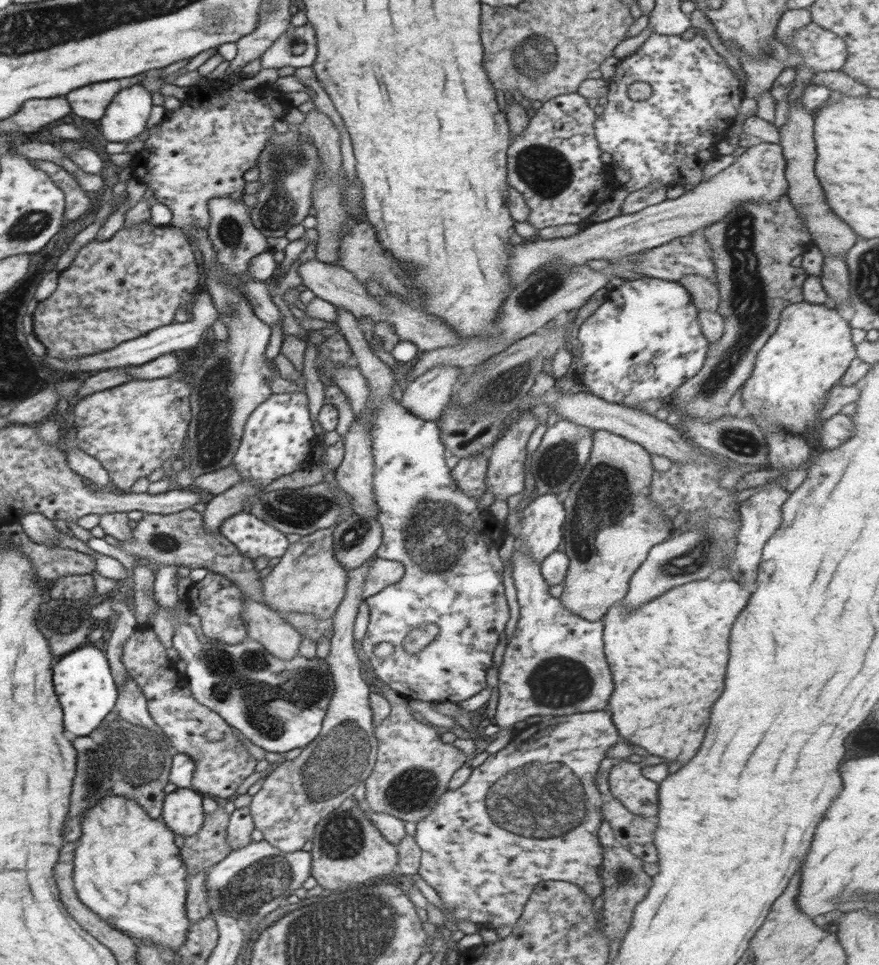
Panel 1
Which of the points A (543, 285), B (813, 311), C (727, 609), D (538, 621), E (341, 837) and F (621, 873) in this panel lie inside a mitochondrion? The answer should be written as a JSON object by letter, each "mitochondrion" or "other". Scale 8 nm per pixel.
{"A":"mitochondrion","B":"other","C":"other","D":"other","E":"mitochondrion","F":"mitochondrion"}

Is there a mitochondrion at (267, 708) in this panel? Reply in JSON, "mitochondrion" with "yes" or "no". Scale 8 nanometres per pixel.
{"mitochondrion":"yes"}

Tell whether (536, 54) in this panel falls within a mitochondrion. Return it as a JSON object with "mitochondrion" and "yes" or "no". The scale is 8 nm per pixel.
{"mitochondrion":"yes"}

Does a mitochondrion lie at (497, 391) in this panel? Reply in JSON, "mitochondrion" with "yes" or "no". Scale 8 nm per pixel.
{"mitochondrion":"yes"}

